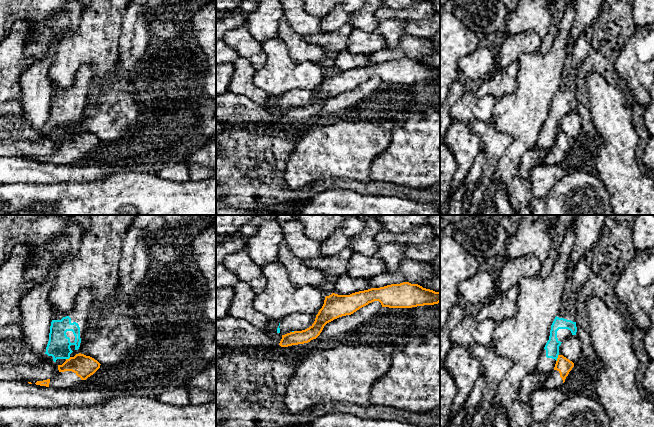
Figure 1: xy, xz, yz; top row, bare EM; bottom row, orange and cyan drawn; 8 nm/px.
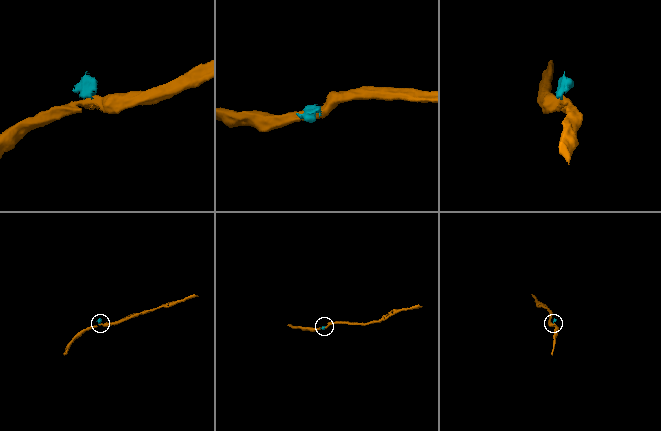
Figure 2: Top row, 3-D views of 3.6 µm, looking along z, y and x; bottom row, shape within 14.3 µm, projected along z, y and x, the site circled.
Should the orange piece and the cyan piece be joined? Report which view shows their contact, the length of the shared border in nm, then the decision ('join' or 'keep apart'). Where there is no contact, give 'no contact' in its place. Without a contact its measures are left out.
yz | 70 nm | keep apart

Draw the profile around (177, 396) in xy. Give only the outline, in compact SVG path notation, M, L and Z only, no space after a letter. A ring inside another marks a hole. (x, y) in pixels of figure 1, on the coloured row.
M168 387L163 393L161 393L156 399L162 403L186 406L190 404L189 392L179 387Z

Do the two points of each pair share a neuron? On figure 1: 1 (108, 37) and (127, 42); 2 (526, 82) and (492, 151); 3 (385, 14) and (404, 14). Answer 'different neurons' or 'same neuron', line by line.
1: different neurons
2: different neurons
3: same neuron

